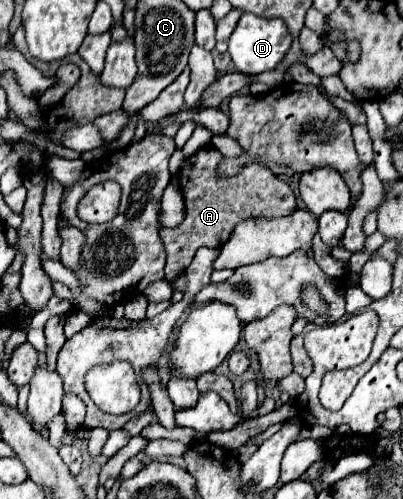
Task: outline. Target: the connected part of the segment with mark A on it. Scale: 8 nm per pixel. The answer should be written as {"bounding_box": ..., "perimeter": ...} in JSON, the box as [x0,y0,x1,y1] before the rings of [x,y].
{"bounding_box":[159,146,293,282],"perimeter":[[[209,146],[201,148],[195,156],[185,160],[185,164],[179,170],[179,184],[185,198],[185,220],[177,228],[161,228],[159,236],[167,252],[165,262],[165,280],[173,282],[177,276],[185,272],[185,268],[191,264],[191,258],[195,256],[195,250],[201,246],[209,248],[221,248],[233,228],[249,218],[277,218],[287,216],[291,212],[291,198],[293,190],[287,182],[277,178],[267,166],[253,162],[243,168],[241,174],[221,180],[215,176],[217,162],[221,160],[221,154]]]}

